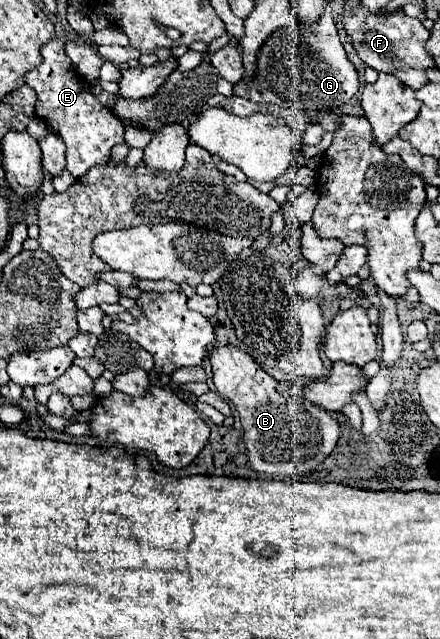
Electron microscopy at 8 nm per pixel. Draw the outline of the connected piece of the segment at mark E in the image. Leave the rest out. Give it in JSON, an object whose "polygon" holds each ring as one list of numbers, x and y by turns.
{"polygon":[[51,38,41,48,41,56,43,56,41,66,25,74,25,84,33,88,37,94,35,116,47,122,63,138,67,146,67,152,65,152,67,170,75,178,79,178,91,166,105,162,115,144,125,142,123,138,125,130,123,130,121,120,113,114,113,110,103,106,97,100,97,96,91,92,89,82,77,76,77,72,71,66,69,56,65,54,65,42,61,38]]}

